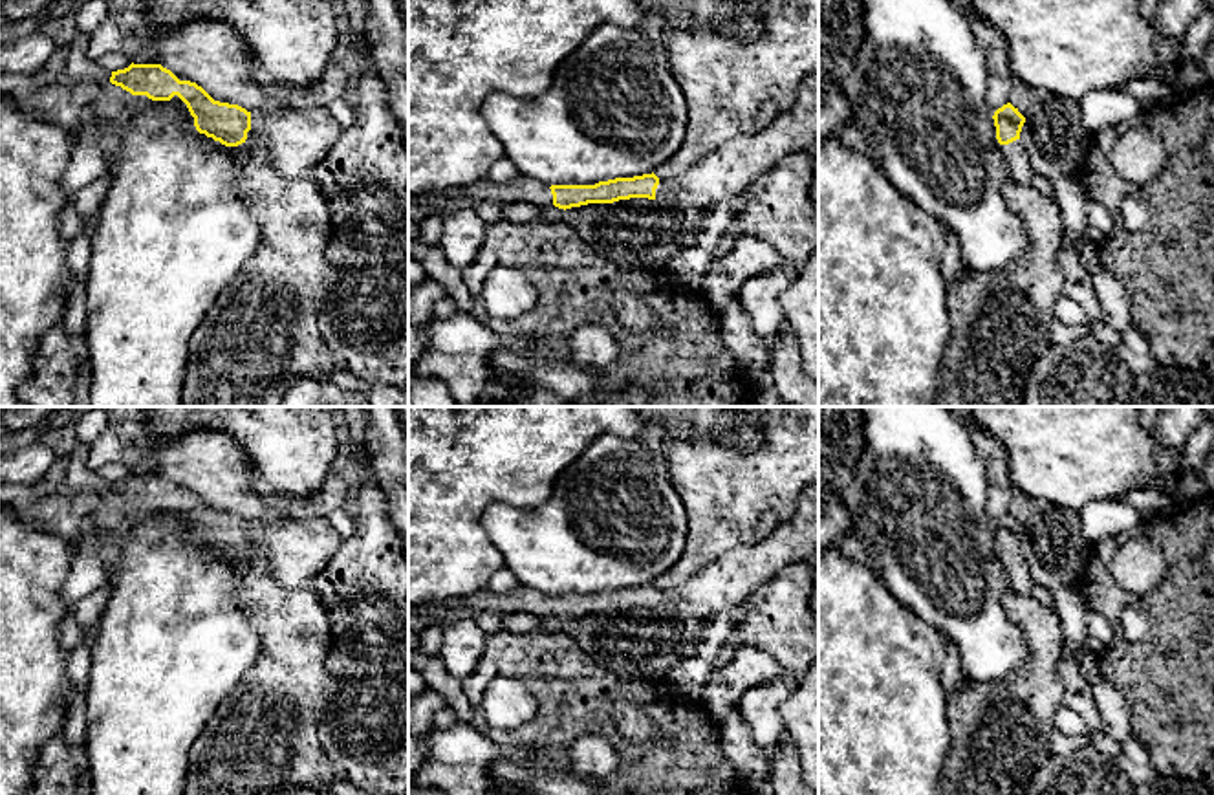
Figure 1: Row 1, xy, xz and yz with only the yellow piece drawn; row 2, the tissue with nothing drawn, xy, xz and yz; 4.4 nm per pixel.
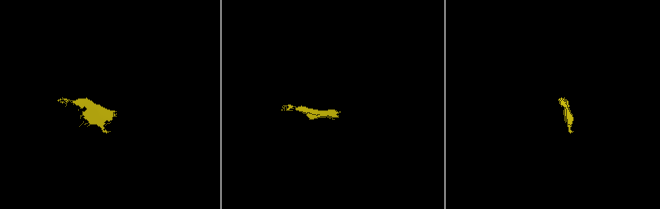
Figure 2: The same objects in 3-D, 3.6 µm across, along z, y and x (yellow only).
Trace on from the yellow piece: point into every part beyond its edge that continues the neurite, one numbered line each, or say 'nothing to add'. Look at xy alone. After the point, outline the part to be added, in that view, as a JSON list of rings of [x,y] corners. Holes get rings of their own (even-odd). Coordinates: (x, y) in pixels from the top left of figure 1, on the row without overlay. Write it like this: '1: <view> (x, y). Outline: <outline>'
1: xy (61, 513). Outline: [[[0,484],[0,507],[9,507],[15,515],[31,520],[40,529],[68,539],[79,551],[81,522],[86,515],[95,515],[104,537],[101,540],[101,562],[110,573],[119,561],[125,535],[150,513],[146,506],[130,502],[108,491],[51,493],[37,496],[37,485]]]
2: xy (299, 548). Outline: [[[326,517],[289,518],[280,524],[251,524],[251,540],[233,562],[251,566],[256,548],[266,551],[275,579],[287,590],[309,590],[344,539]]]

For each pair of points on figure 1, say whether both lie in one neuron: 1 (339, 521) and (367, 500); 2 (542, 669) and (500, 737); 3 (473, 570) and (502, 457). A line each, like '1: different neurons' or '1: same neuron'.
1: different neurons
2: same neuron
3: same neuron

